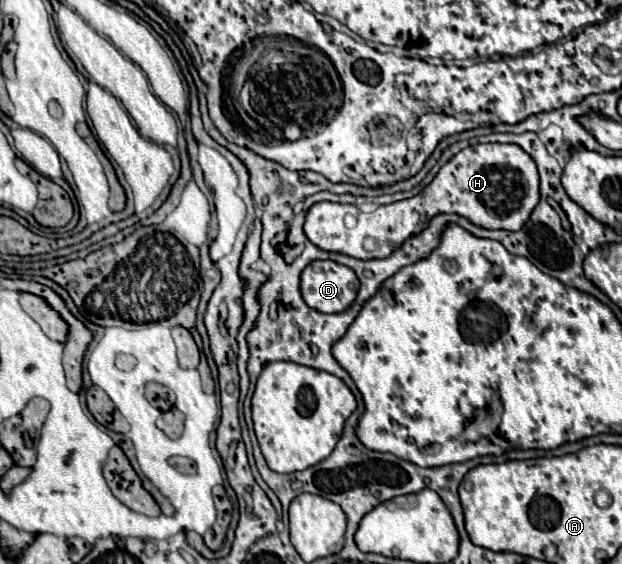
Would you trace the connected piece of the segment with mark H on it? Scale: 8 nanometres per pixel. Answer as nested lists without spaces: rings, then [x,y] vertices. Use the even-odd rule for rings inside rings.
[[[477,143],[475,147],[465,147],[457,155],[453,155],[435,175],[435,179],[415,197],[395,201],[389,205],[379,205],[371,213],[363,213],[357,205],[349,203],[331,203],[331,201],[319,201],[307,209],[305,217],[305,235],[311,243],[325,251],[337,251],[345,253],[357,259],[383,259],[389,257],[391,251],[401,247],[405,239],[419,233],[429,225],[429,219],[437,213],[457,213],[467,217],[471,223],[485,227],[485,229],[505,229],[505,231],[519,231],[523,223],[529,219],[531,211],[539,203],[539,173],[535,161],[513,143]],[[371,237],[375,239],[375,251],[365,251],[363,241]]]

